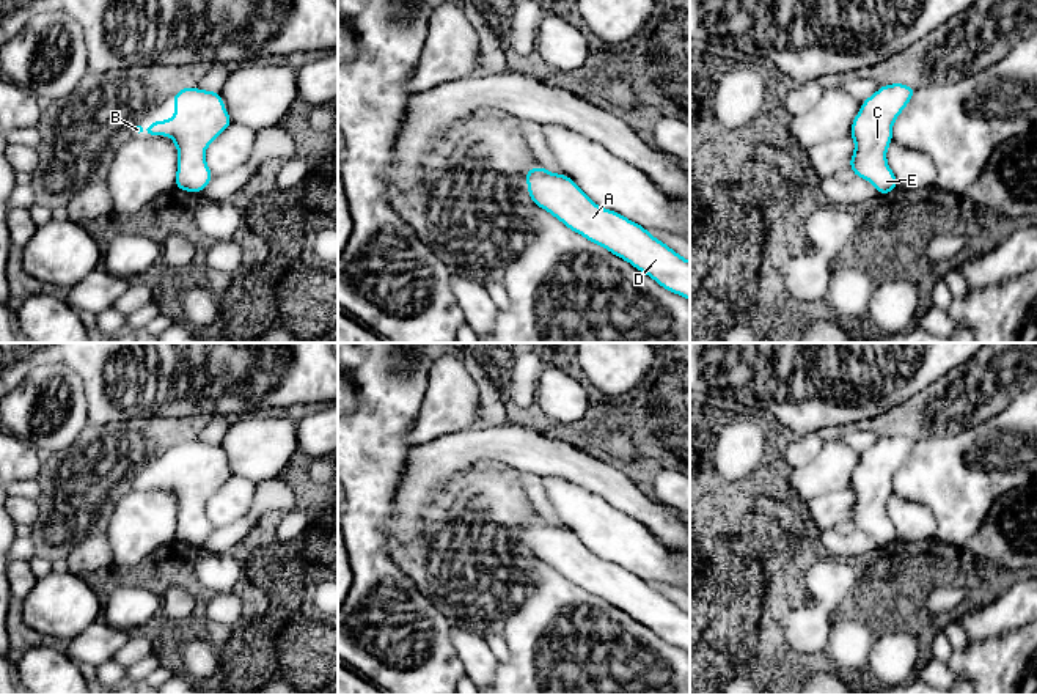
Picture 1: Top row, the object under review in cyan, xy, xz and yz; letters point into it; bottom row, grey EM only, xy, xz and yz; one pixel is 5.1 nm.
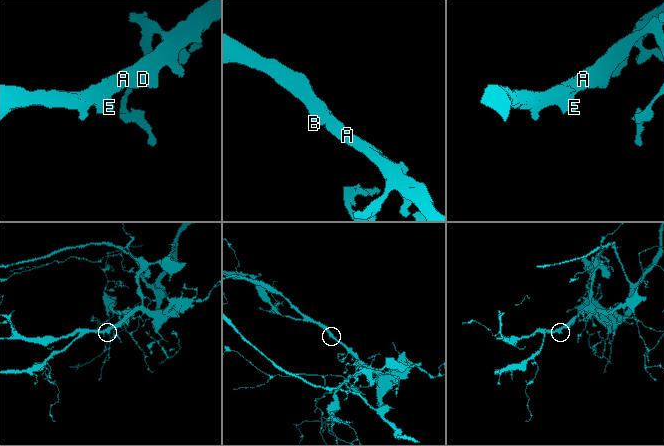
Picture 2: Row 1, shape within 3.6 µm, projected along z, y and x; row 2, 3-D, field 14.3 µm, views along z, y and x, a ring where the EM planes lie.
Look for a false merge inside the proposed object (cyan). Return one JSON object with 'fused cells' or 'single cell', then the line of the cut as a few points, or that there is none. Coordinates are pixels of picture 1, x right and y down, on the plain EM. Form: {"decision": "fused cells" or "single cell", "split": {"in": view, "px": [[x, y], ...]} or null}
{"decision": "single cell", "split": null}

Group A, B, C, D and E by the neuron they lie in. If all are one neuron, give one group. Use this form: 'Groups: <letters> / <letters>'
Groups: A B C D E

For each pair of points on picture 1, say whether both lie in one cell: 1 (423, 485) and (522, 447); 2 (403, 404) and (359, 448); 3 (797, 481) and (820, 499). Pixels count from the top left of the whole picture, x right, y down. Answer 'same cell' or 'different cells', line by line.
1: same cell
2: same cell
3: same cell

